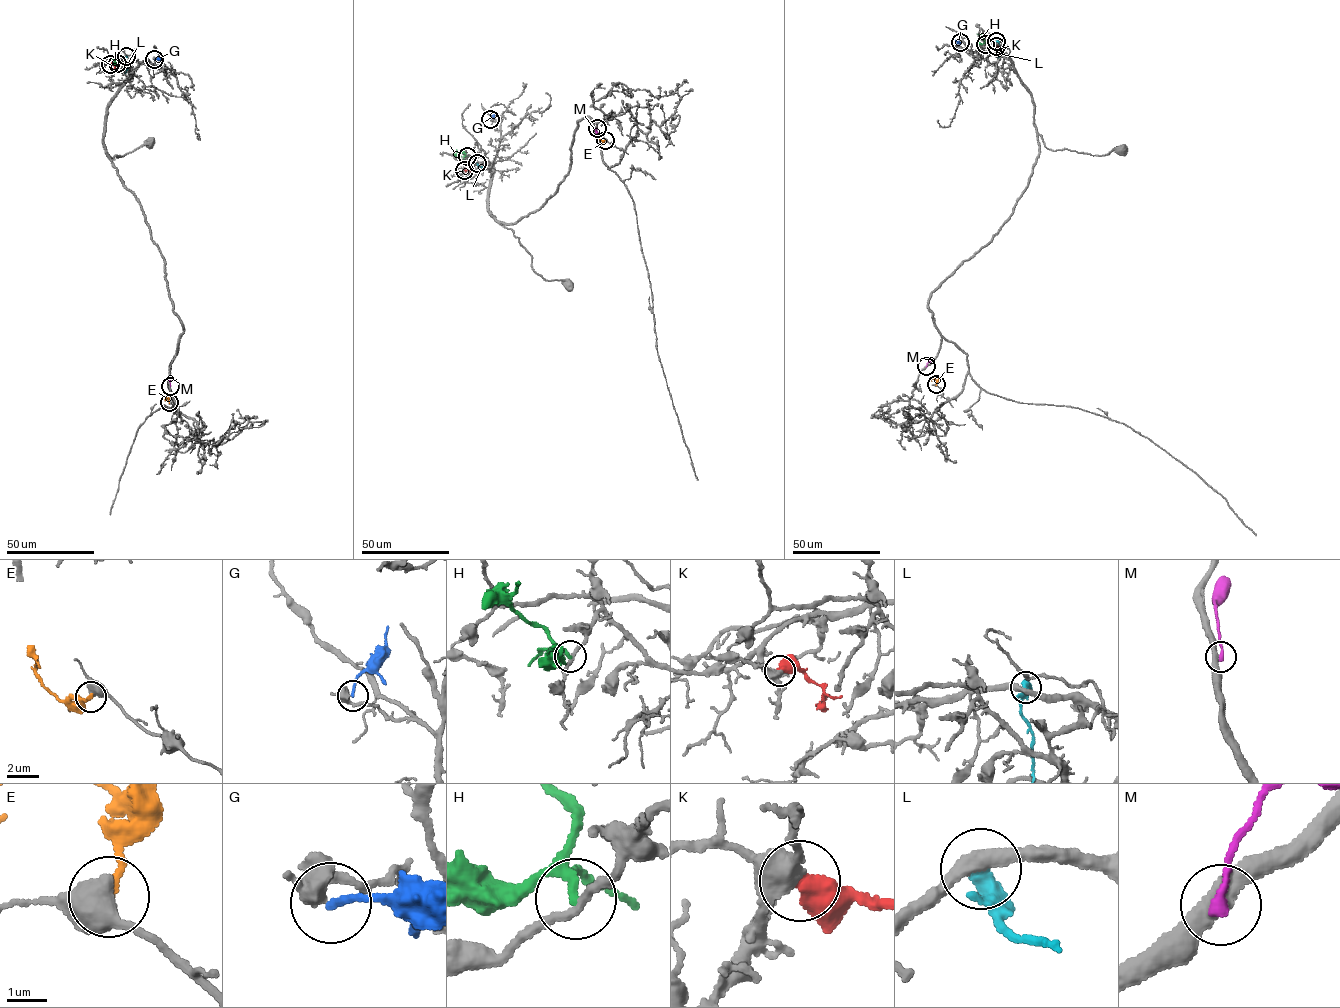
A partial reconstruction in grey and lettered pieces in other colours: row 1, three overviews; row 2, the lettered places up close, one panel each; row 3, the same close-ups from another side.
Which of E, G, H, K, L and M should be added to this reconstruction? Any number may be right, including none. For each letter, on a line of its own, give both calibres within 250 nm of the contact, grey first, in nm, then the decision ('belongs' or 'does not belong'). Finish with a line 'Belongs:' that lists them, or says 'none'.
E: 500/190 nm | does not belong
G: 340/160 nm | does not belong
H: 220/240 nm | does not belong
K: 360/500 nm | does not belong
L: 360/500 nm | does not belong
M: 420/260 nm | does not belong
Belongs: none

